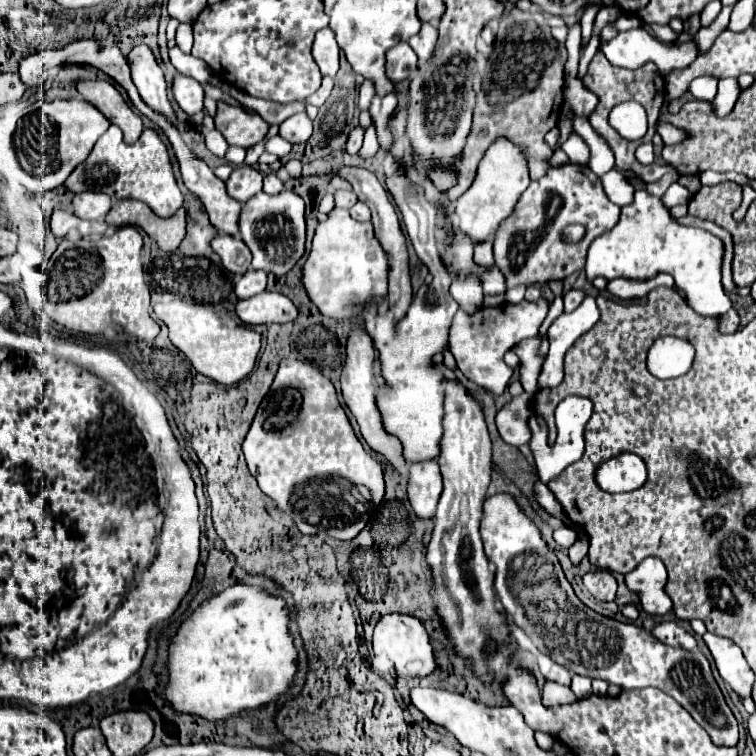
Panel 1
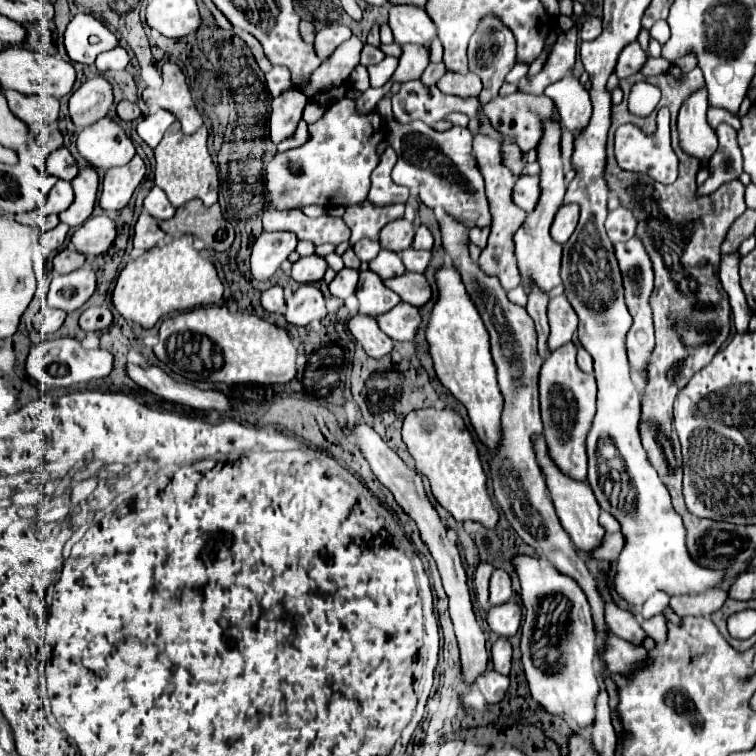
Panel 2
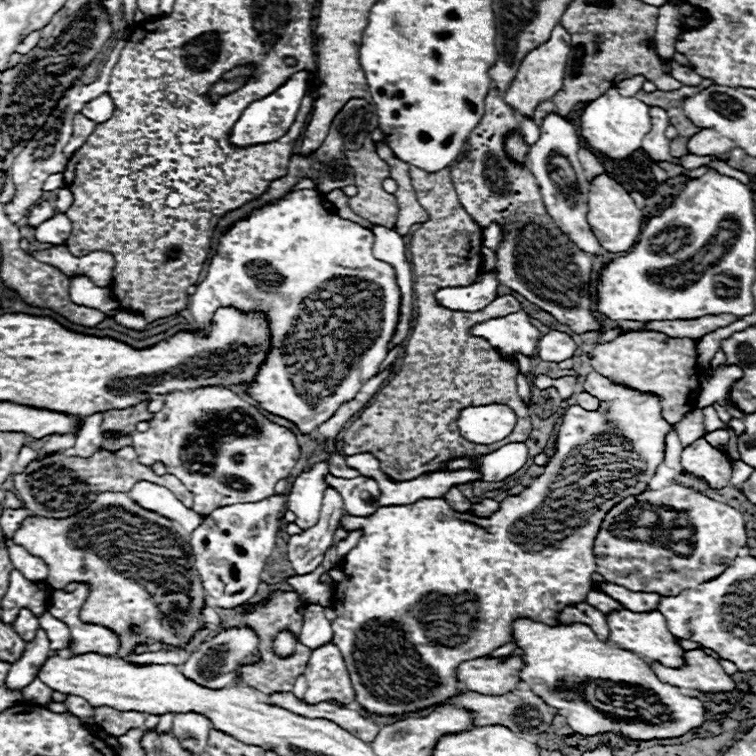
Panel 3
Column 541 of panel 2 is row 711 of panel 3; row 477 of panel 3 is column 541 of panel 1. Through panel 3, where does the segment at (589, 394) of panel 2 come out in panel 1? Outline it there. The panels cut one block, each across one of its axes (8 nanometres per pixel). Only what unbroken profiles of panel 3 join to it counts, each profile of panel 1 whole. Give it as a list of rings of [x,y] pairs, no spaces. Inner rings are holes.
[[[508,494],[486,498],[482,506],[480,536],[484,552],[496,568],[494,588],[504,610],[530,636],[542,654],[568,668],[572,674],[602,678],[626,690],[646,686],[660,688],[692,714],[716,746],[738,744],[738,722],[724,702],[708,660],[700,656],[700,652],[670,648],[636,624],[606,618],[584,606],[566,580],[556,554],[542,540],[540,530],[520,512]]]

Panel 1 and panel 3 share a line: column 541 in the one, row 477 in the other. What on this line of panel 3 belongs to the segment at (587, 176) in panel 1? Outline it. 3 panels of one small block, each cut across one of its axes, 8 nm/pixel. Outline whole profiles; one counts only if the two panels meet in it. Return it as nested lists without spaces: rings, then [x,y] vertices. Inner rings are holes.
[[[196,388],[190,392],[166,394],[164,408],[150,418],[150,428],[146,432],[132,432],[132,440],[142,464],[150,466],[162,460],[168,468],[168,474],[178,476],[186,484],[186,488],[194,494],[192,510],[202,518],[218,506],[236,504],[242,500],[264,500],[266,496],[272,496],[276,482],[280,478],[288,478],[300,458],[300,446],[290,428],[270,422],[256,406],[228,388]],[[238,454],[242,460],[234,462],[232,456]],[[236,480],[242,482],[242,490],[234,488]]]

